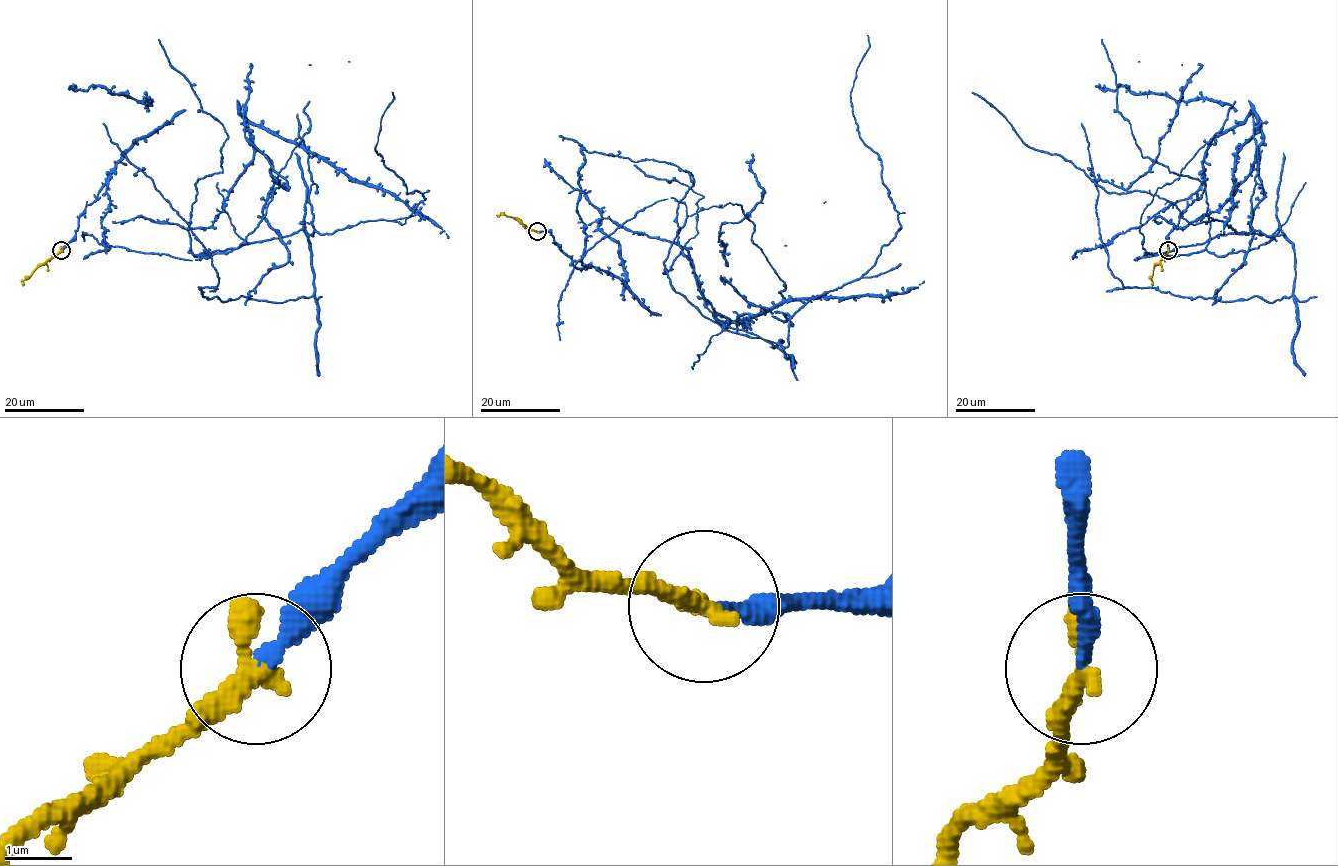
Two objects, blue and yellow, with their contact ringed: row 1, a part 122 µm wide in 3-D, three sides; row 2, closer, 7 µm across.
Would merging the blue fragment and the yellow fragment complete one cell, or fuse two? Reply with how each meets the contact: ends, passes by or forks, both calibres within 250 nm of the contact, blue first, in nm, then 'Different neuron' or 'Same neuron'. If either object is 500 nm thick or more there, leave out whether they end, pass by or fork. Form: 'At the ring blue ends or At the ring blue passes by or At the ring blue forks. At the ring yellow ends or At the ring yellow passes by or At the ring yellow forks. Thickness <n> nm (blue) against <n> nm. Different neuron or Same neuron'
At the ring blue ends. At the ring yellow ends. Thickness 190 nm (blue) against 400 nm. Same neuron

